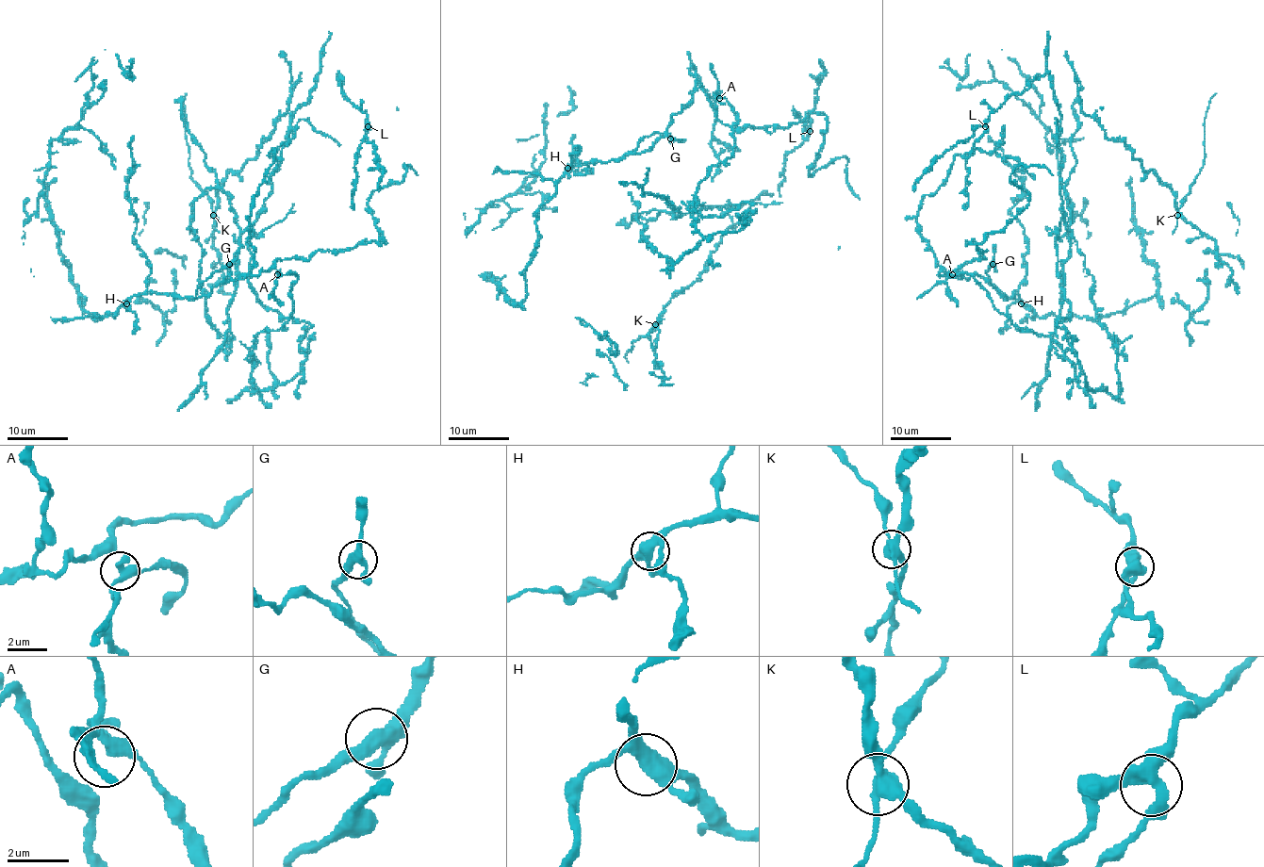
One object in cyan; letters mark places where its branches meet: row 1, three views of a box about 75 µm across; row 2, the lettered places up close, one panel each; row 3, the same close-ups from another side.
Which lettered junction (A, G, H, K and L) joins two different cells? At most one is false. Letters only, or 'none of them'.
K

